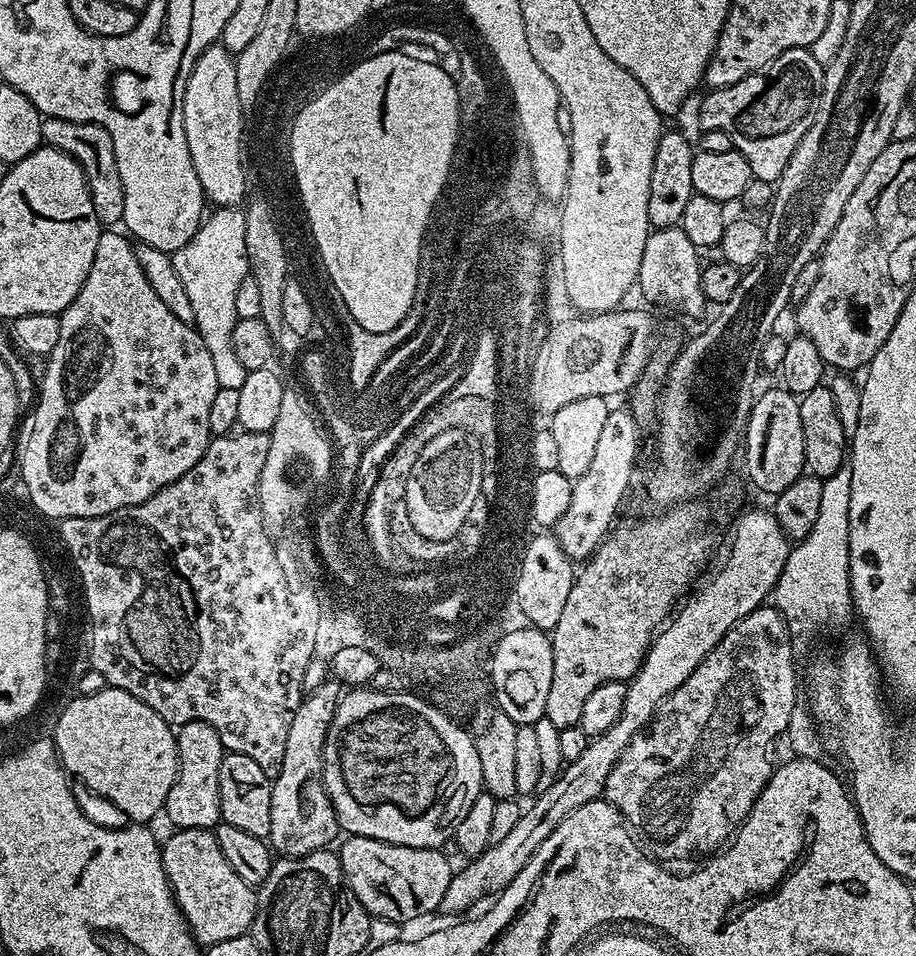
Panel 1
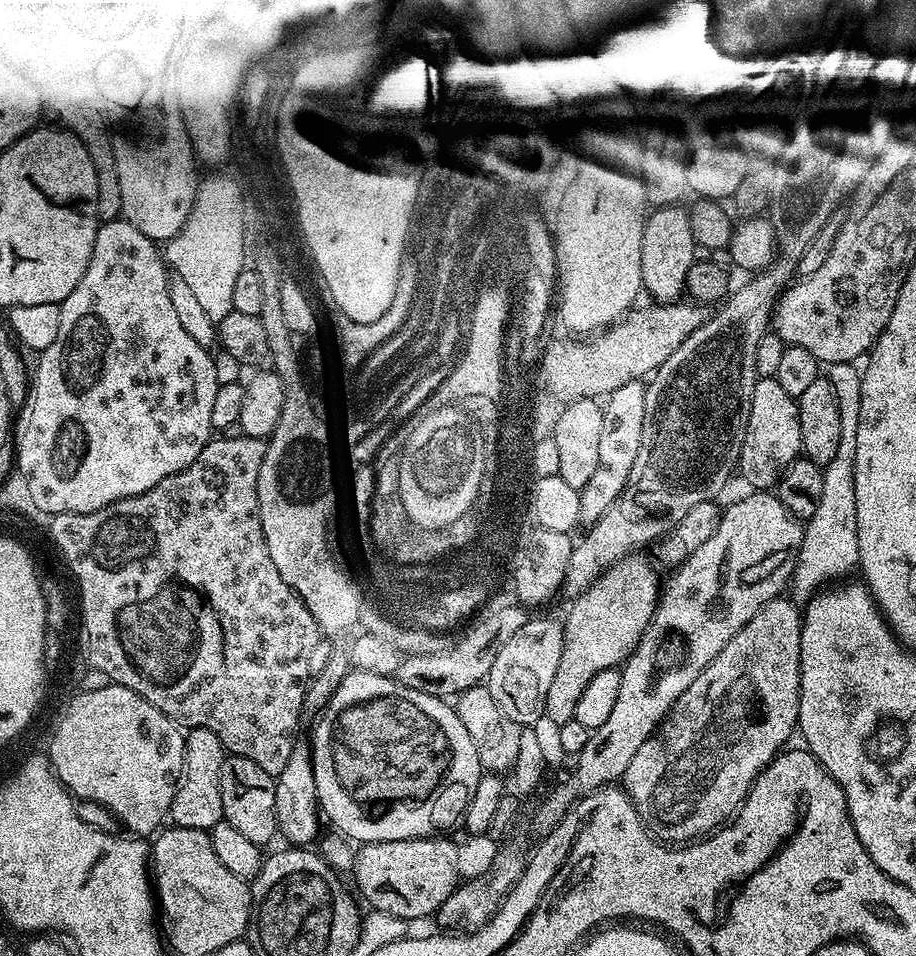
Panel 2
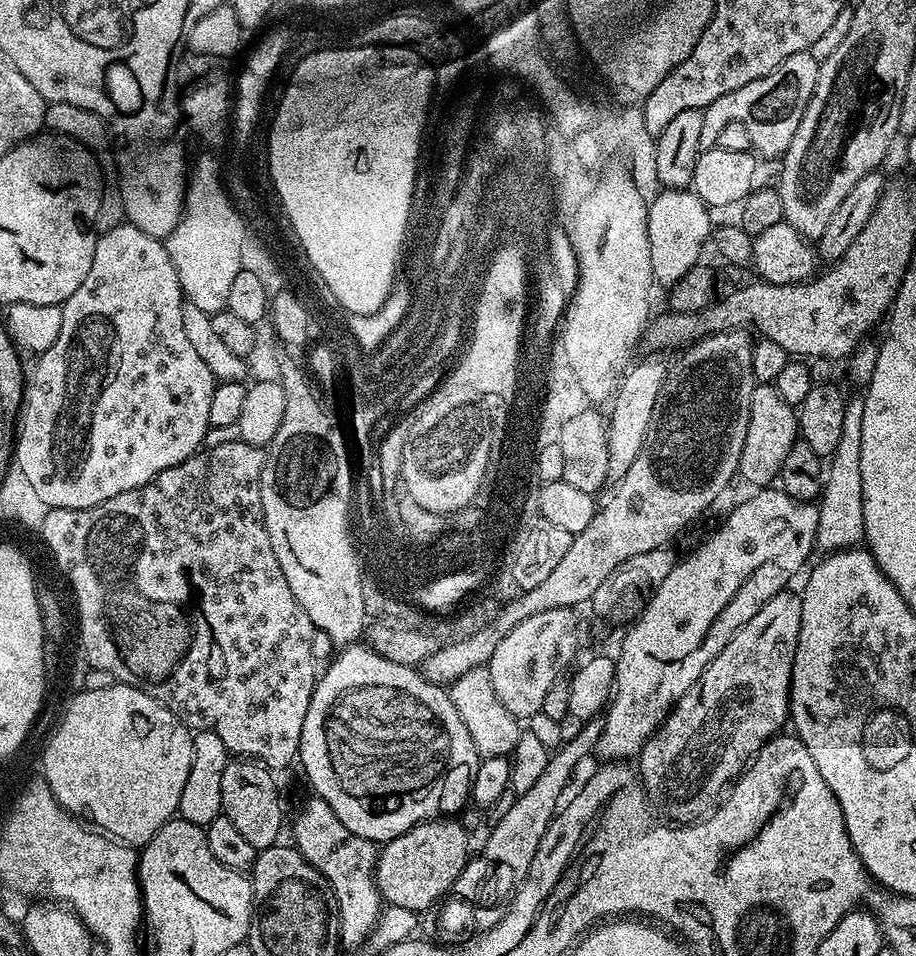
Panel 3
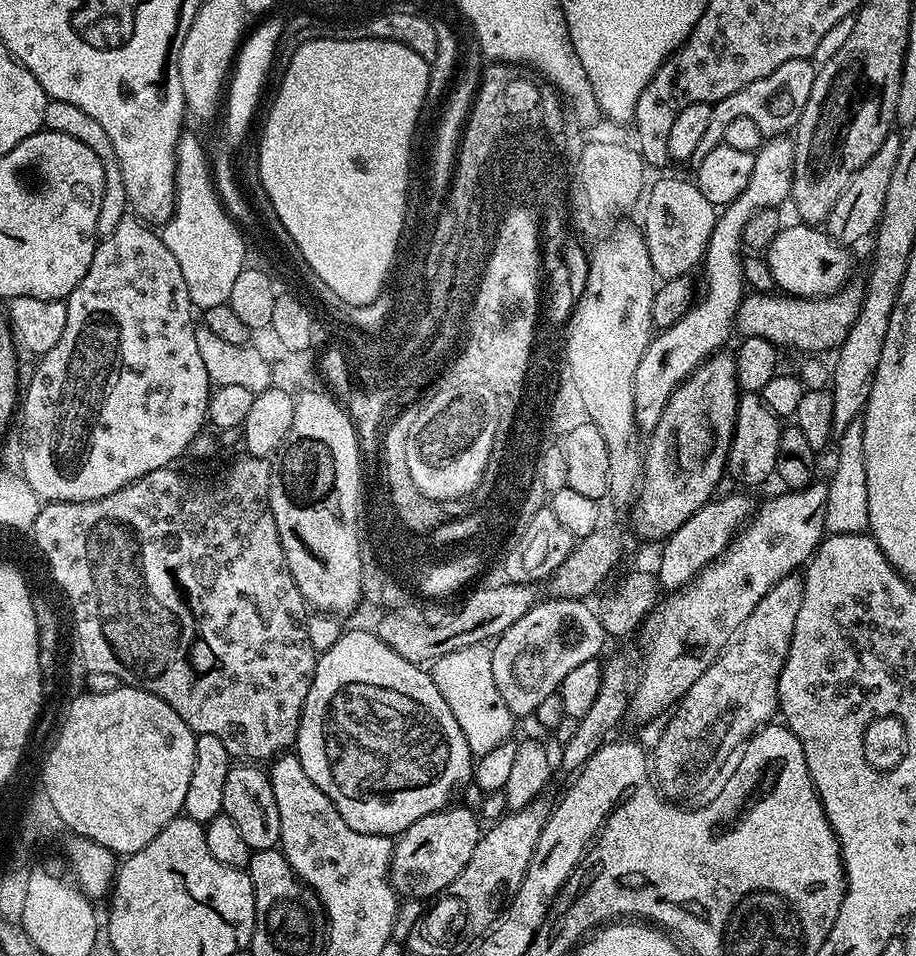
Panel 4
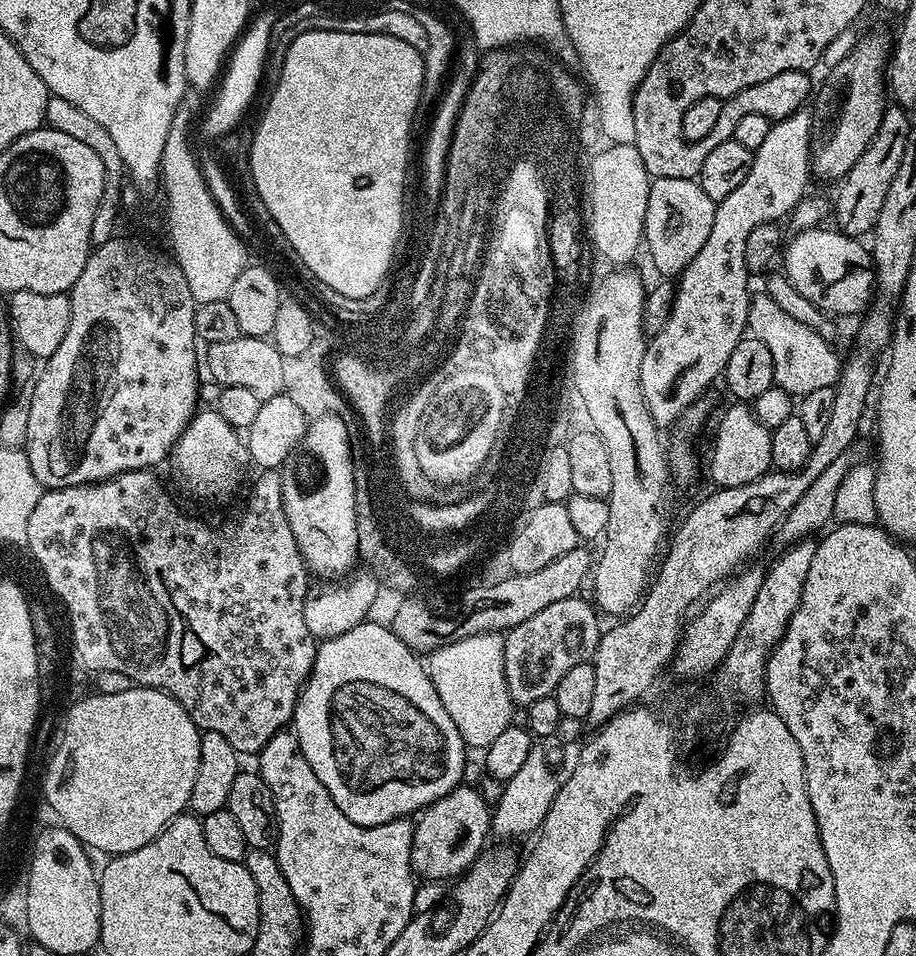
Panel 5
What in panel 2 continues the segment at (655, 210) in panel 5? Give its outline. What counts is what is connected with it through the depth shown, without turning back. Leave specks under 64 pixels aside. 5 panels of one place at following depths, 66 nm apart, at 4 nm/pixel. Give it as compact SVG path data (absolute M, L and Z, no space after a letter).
M680 206L659 208L644 222L642 238L642 282L643 291L649 292L658 304L675 304L685 295L686 276L690 266L698 259L698 245L692 233L692 217Z

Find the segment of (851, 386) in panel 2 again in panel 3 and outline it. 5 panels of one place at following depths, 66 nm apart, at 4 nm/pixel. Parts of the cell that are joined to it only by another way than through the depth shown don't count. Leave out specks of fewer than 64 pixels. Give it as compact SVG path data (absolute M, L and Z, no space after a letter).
M849 395L842 418L842 439L826 464L822 491L818 497L818 530L816 548L827 554L845 548L855 548L864 540L862 518L862 410L864 397Z

